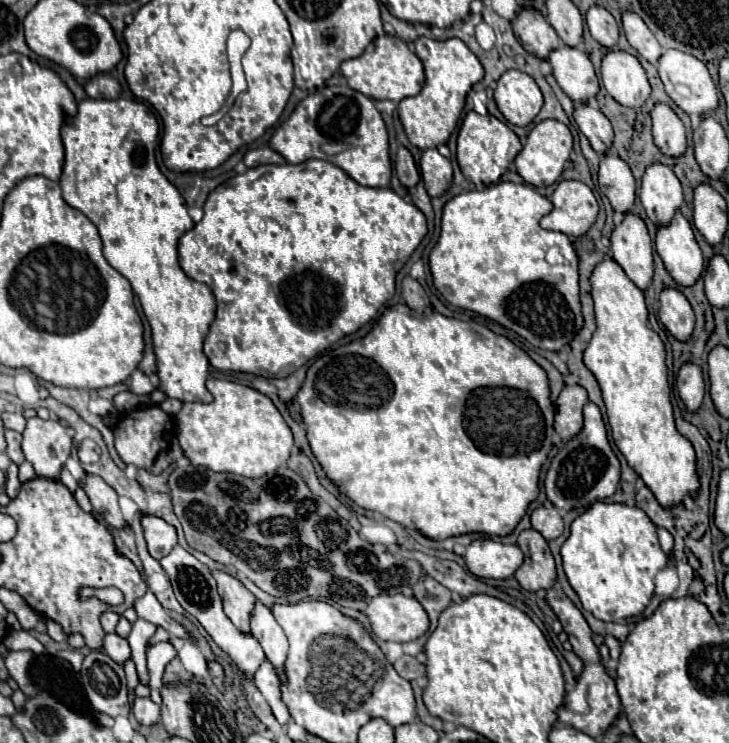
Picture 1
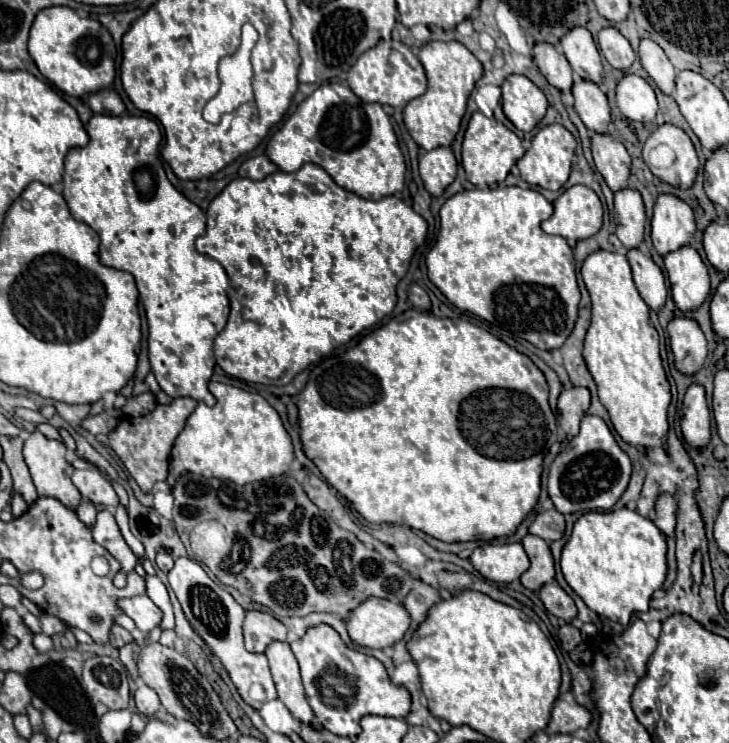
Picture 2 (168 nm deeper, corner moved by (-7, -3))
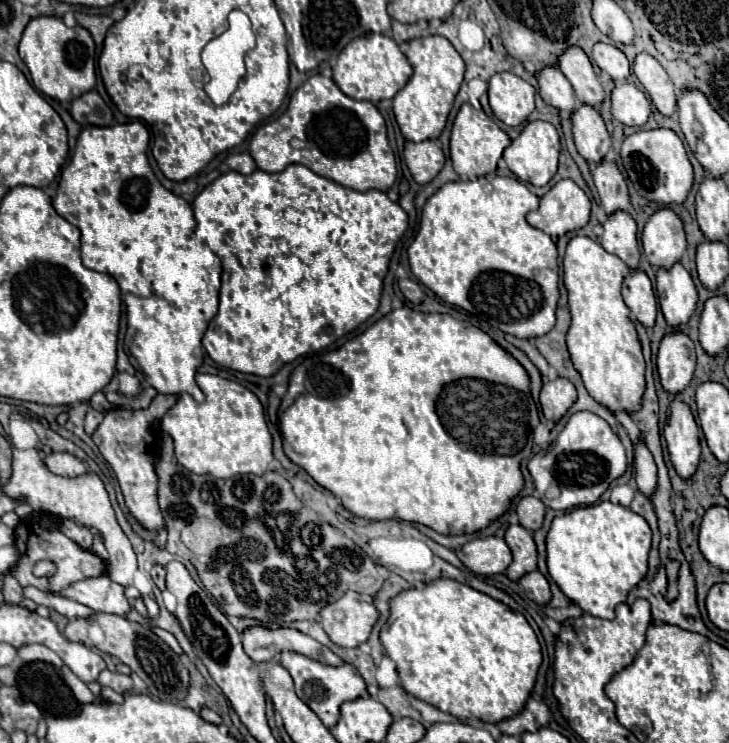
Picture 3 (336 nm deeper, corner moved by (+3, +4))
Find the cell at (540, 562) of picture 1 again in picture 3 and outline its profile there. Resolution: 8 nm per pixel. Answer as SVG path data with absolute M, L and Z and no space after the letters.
M520 524L508 526L504 540L512 550L512 564L506 572L510 580L520 580L524 574L536 570L536 544L526 528L522 528Z

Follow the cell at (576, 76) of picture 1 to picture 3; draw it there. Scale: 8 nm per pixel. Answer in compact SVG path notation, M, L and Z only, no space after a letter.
M580 106L572 114L572 130L574 130L574 144L578 154L594 168L602 164L604 156L610 150L610 134L604 126L604 120L598 110Z

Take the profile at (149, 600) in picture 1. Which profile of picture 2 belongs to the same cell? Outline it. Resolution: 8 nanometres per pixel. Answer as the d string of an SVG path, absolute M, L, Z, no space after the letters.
M140 595L140 597L130 597L130 599L122 599L118 601L118 605L122 607L122 611L134 619L136 627L142 631L152 631L154 627L160 625L162 621L162 611L160 607L156 607L148 595Z

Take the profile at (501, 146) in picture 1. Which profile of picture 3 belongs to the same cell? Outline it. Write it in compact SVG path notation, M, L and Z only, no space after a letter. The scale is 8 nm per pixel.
M462 104L450 136L450 158L456 174L462 180L476 180L480 176L486 176L488 172L494 172L496 162L500 160L508 144L510 144L510 138L506 136L506 132L498 128L498 124L492 118L488 118L482 110L480 112L474 110L470 104Z

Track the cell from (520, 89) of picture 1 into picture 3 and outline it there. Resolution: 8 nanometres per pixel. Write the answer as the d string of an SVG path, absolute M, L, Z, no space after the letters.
M498 72L488 80L490 108L506 126L520 126L534 112L536 90L512 72Z

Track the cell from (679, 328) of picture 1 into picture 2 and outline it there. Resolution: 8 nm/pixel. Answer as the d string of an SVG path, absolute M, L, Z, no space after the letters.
M674 317L668 323L668 335L676 367L686 375L694 375L702 369L706 359L706 337L700 325L692 317Z

